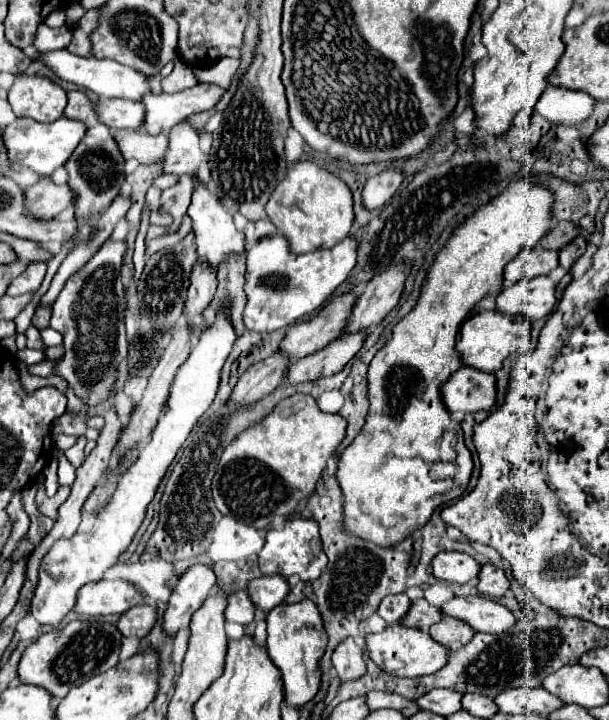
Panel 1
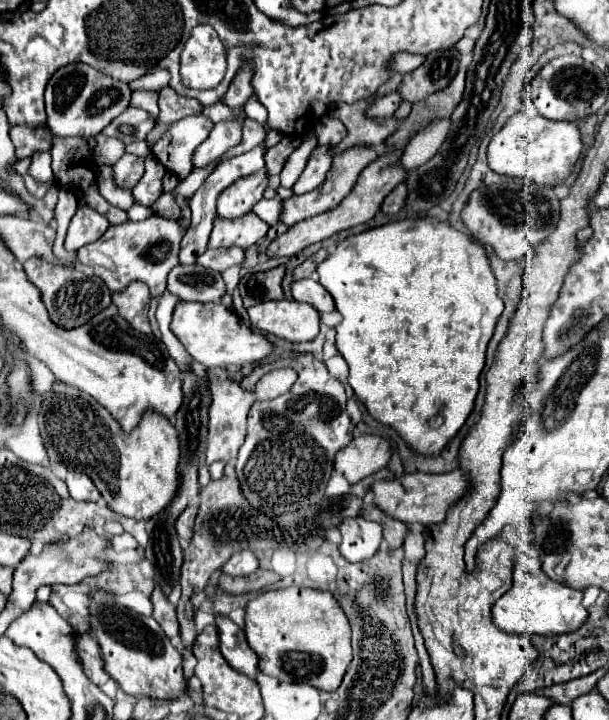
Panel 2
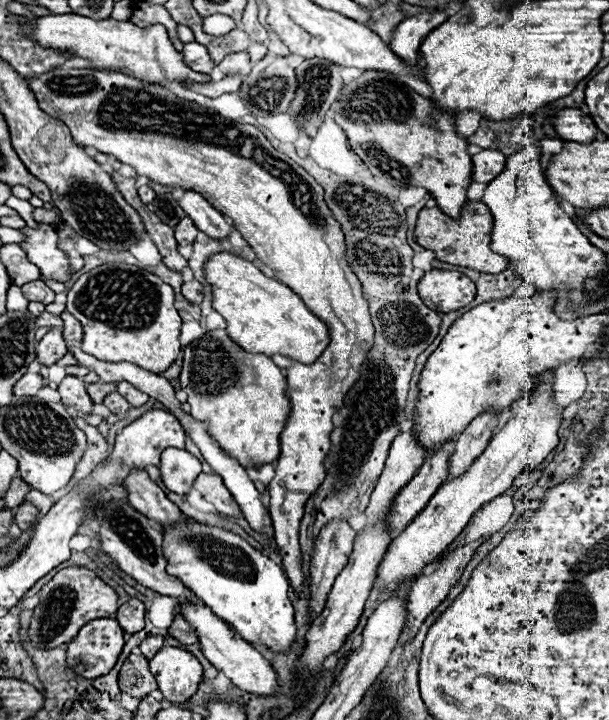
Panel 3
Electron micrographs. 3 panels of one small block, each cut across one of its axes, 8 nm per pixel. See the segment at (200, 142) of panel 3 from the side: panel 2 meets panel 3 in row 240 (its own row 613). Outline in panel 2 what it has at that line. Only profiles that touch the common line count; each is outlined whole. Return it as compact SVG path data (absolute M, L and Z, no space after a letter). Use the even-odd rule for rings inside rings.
M278 588L246 606L246 638L260 658L260 670L286 682L306 682L322 692L338 690L352 662L350 622L334 596L314 588Z

